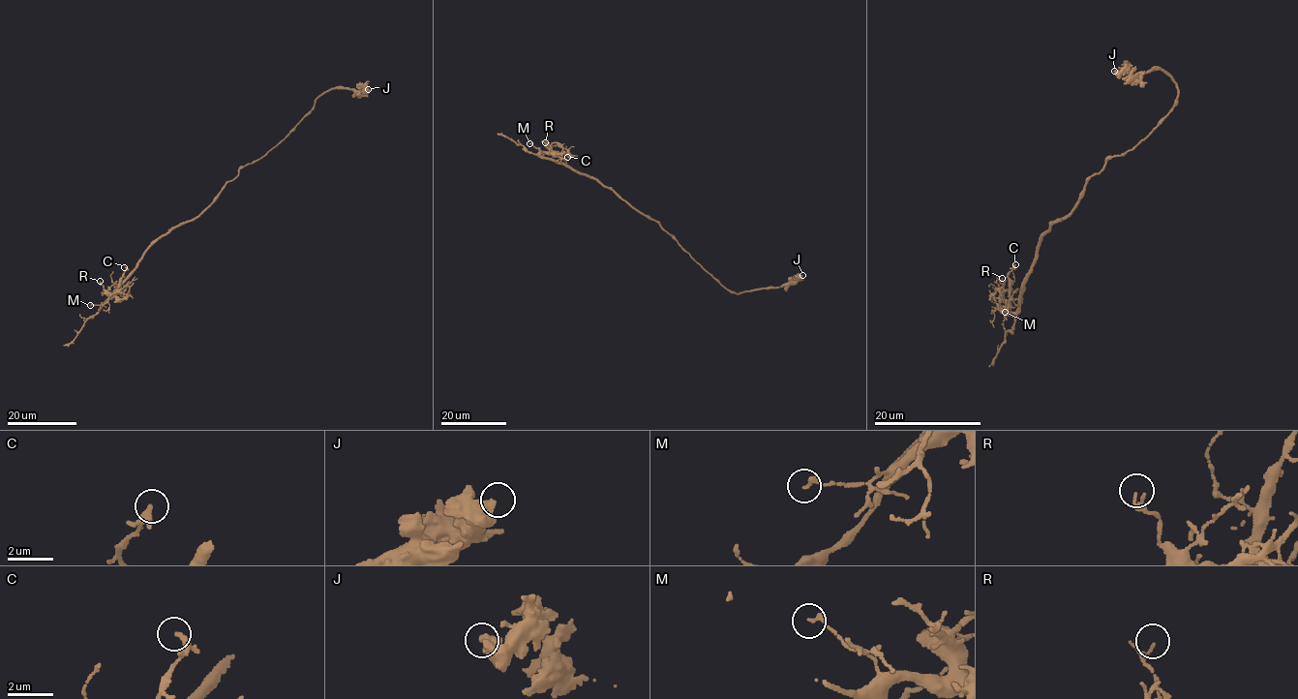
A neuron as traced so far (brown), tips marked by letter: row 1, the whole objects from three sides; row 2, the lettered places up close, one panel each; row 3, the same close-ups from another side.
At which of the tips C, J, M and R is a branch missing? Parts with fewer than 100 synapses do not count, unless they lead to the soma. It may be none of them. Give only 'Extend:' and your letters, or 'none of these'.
Extend: none of these

